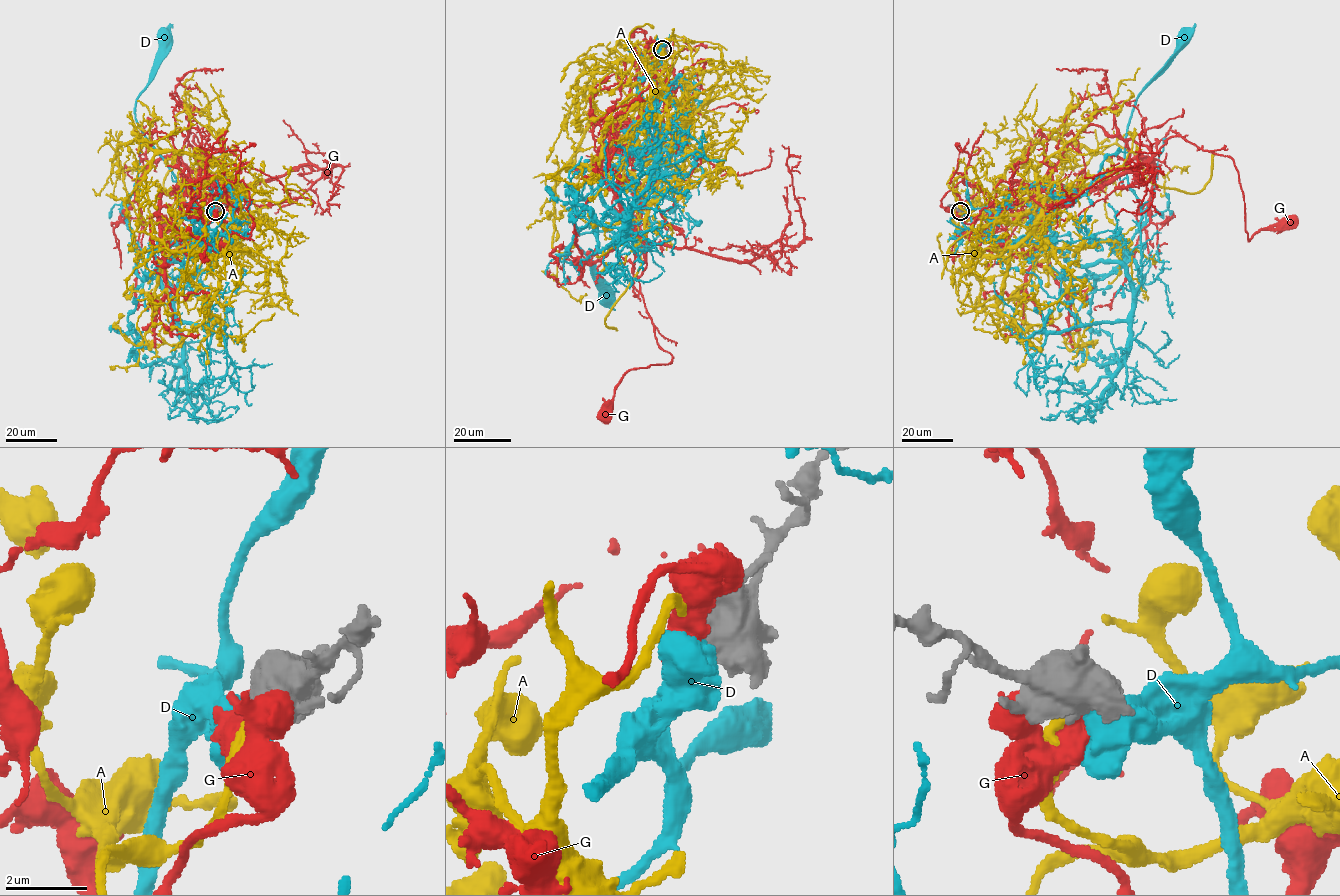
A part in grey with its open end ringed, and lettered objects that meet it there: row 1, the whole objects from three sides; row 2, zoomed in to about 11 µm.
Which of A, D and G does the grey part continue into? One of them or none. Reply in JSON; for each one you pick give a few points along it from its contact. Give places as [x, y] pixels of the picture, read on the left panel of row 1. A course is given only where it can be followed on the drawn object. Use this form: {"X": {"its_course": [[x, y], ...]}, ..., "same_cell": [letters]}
{"A": {"its_course": [[215, 211], [196, 213], [227, 195], [213, 163], [117, 144], [119, 174], [145, 173]]}, "same_cell": ["A"]}

